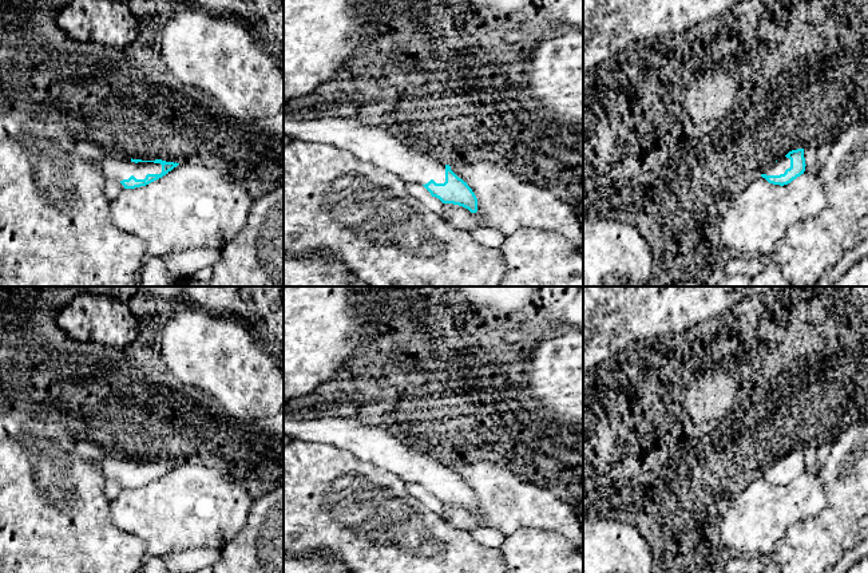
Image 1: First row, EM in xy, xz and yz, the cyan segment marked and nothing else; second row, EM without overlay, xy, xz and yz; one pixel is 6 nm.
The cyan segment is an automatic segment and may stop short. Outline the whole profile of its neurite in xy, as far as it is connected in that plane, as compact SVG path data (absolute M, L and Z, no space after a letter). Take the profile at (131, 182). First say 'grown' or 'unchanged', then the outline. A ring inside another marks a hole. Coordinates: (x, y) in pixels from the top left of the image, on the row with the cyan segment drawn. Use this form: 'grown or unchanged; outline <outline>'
grown; outline M108 155L94 162L100 170L104 181L119 181L123 189L146 186L177 167L179 163L162 159L142 161L128 157Z

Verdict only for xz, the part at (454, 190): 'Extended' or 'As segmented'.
Extended

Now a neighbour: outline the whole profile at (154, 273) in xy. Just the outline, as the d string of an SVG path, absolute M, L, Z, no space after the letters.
M148 257L139 276L139 286L171 286L173 282L162 258Z

